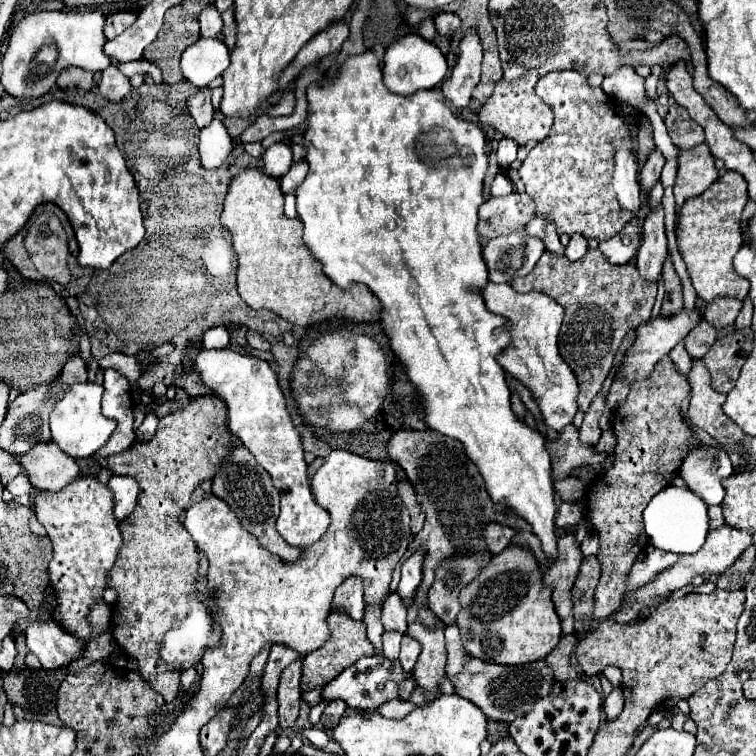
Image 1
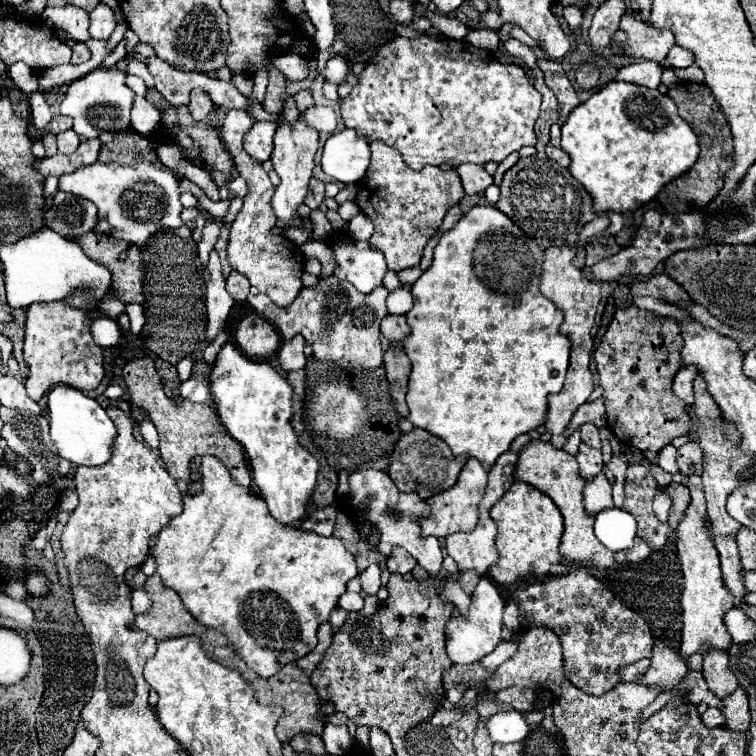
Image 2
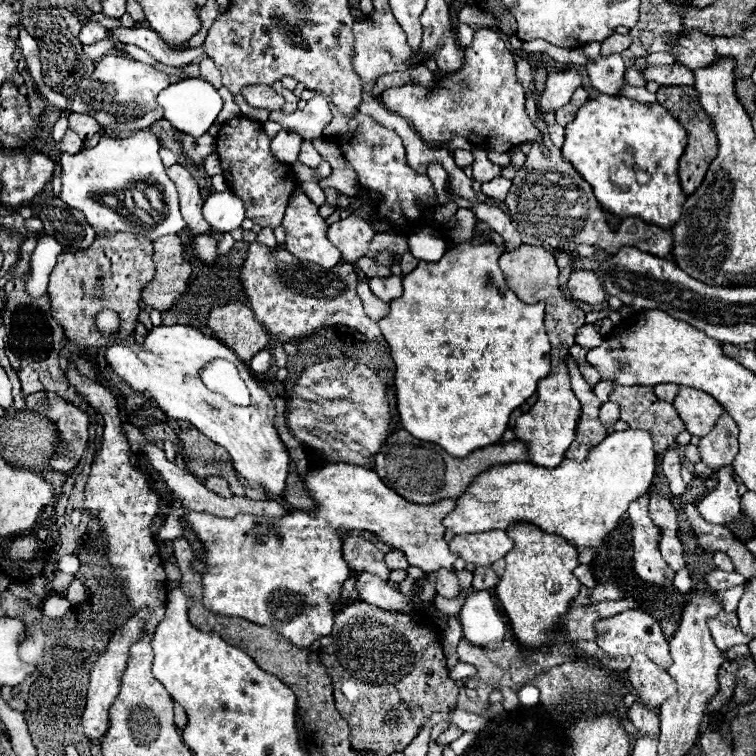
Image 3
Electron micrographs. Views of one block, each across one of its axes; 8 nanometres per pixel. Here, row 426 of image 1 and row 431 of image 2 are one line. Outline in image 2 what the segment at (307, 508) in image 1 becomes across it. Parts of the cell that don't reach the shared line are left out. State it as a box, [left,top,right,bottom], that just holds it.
[212,344,318,524]

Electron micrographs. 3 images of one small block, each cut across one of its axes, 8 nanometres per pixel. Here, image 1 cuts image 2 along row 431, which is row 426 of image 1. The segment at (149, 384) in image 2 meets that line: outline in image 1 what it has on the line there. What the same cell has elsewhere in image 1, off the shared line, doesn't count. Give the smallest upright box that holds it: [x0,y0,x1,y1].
[106,394,232,704]

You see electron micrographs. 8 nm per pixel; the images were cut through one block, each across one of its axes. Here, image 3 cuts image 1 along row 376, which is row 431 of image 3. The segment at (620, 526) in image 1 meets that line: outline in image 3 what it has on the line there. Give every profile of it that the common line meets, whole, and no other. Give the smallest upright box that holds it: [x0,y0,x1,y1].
[610,382,686,452]

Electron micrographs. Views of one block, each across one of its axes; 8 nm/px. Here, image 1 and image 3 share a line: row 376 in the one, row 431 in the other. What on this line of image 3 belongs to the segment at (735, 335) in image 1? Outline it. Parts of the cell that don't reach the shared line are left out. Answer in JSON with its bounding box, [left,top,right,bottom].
[698,414,738,472]

